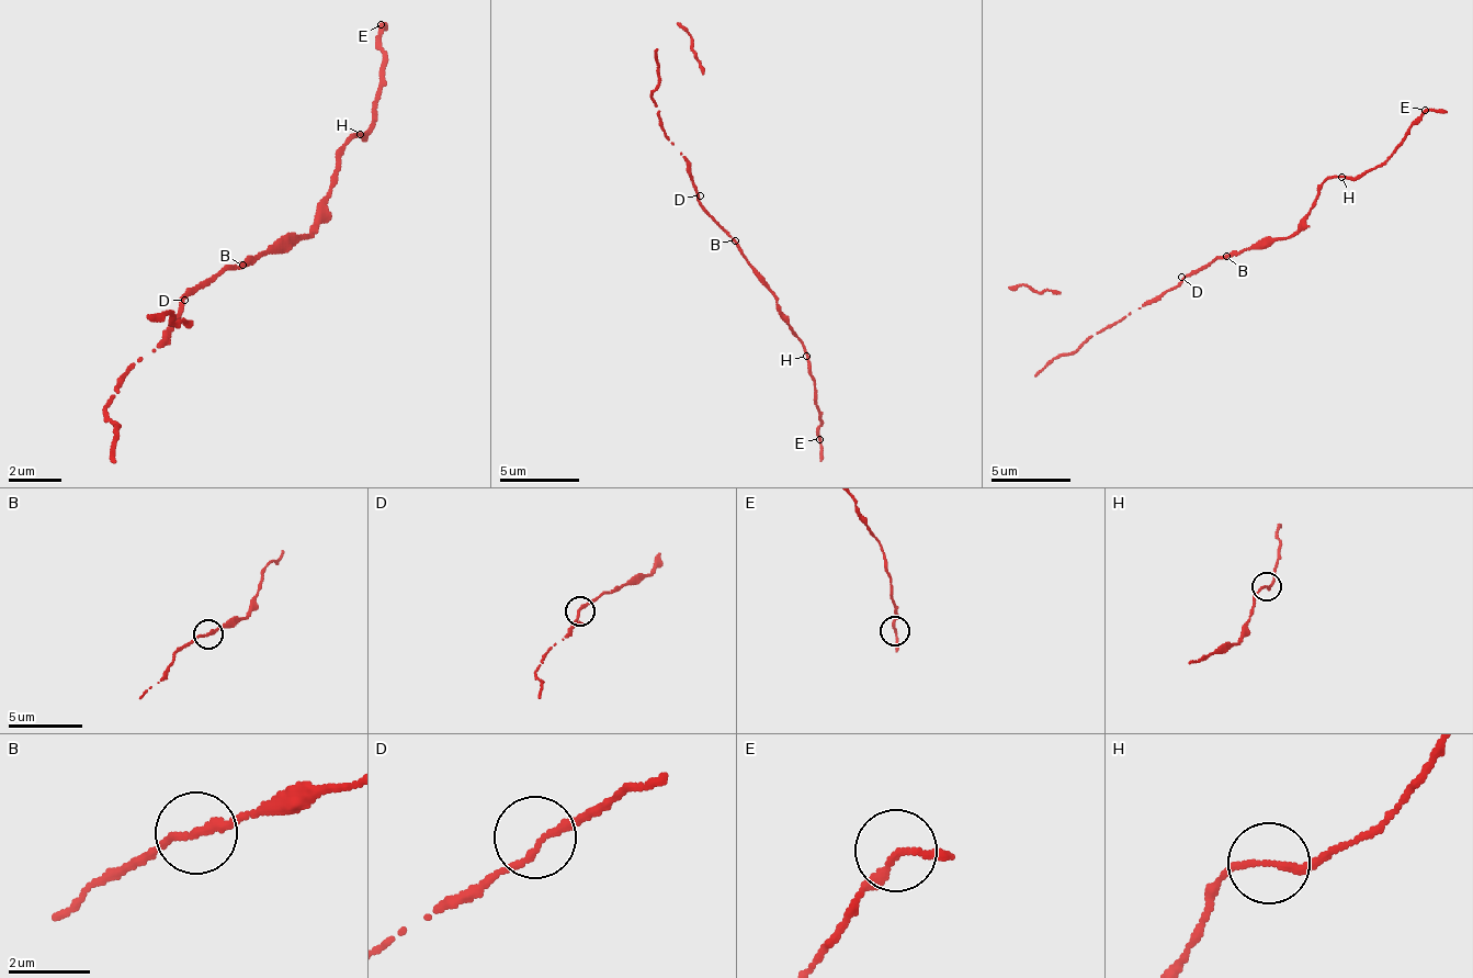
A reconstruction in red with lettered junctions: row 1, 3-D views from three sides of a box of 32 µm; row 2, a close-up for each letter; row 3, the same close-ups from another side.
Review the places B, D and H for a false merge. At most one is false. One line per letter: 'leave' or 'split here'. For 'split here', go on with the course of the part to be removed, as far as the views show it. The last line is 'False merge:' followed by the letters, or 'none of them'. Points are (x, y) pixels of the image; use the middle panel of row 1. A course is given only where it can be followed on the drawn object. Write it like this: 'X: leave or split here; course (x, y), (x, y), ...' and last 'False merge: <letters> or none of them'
B: leave
D: leave
H: split here; course (807, 355), (815, 391), (819, 462)
False merge: H

